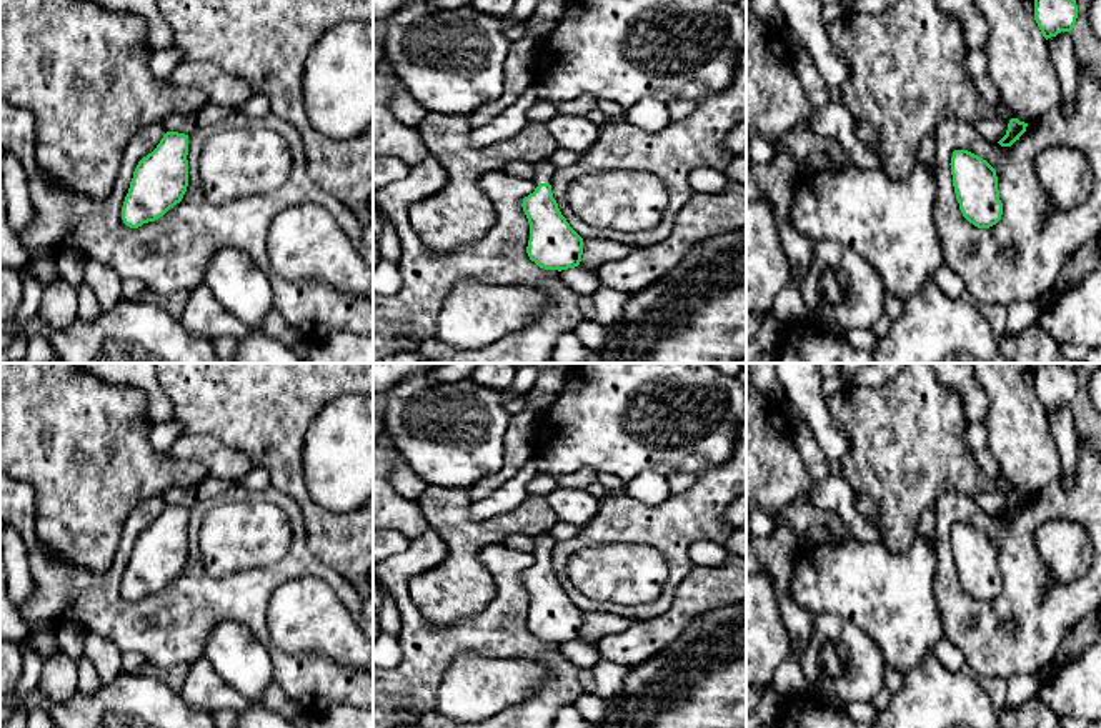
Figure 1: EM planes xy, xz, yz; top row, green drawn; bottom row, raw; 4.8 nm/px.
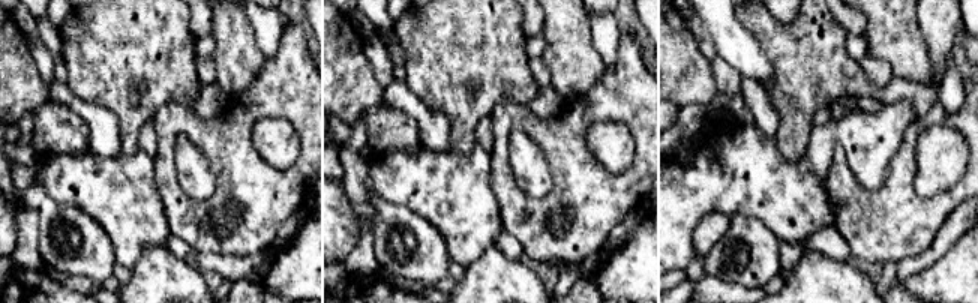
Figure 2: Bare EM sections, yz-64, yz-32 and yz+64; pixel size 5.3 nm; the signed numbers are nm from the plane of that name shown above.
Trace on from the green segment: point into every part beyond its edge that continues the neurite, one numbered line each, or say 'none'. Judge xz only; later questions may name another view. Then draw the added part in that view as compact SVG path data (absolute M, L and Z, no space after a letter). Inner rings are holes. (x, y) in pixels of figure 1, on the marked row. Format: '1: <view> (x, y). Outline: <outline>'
1: xz (543, 170). Outline: M541 160L535 163L535 177L536 183L551 183L555 173L555 167L548 160Z

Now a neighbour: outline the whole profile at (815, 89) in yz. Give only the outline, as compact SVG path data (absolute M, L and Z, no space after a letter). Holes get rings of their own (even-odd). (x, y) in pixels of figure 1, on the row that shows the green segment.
M801 48L795 52L793 68L800 78L803 92L815 110L831 102L829 87L813 67L808 53Z

